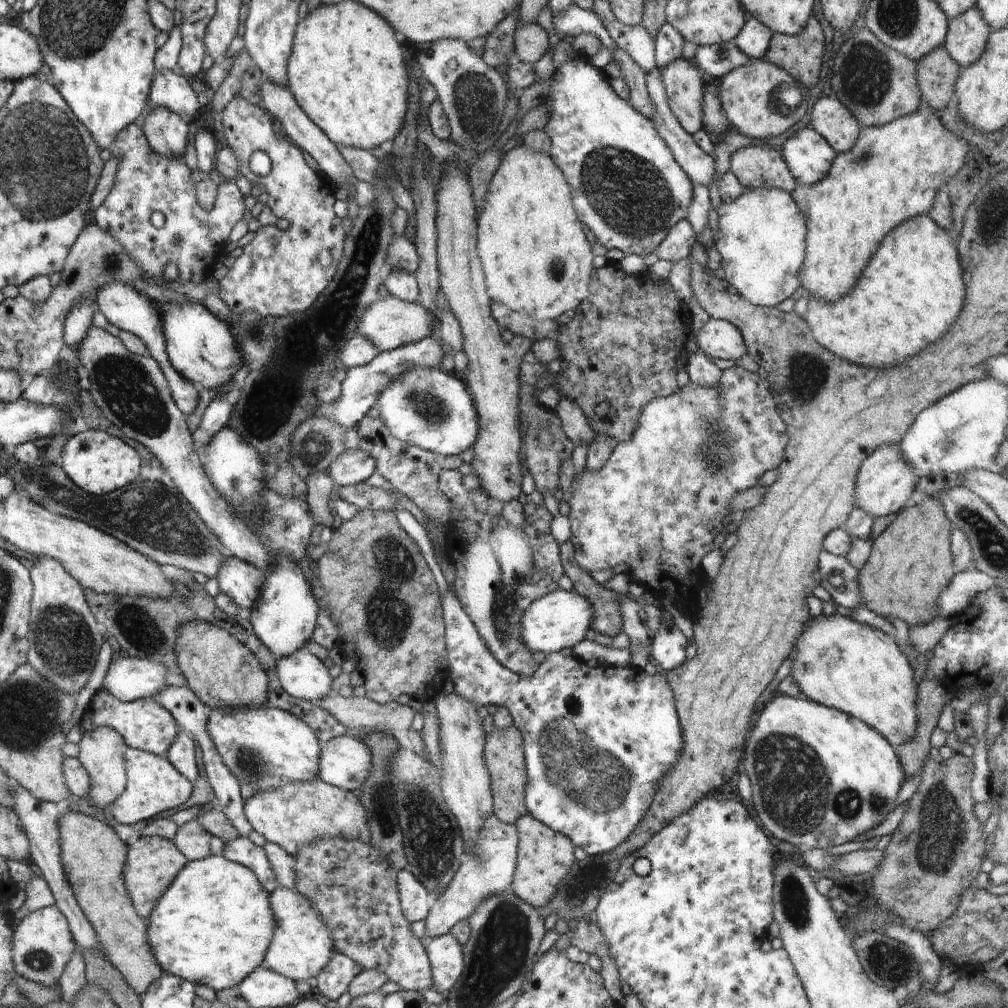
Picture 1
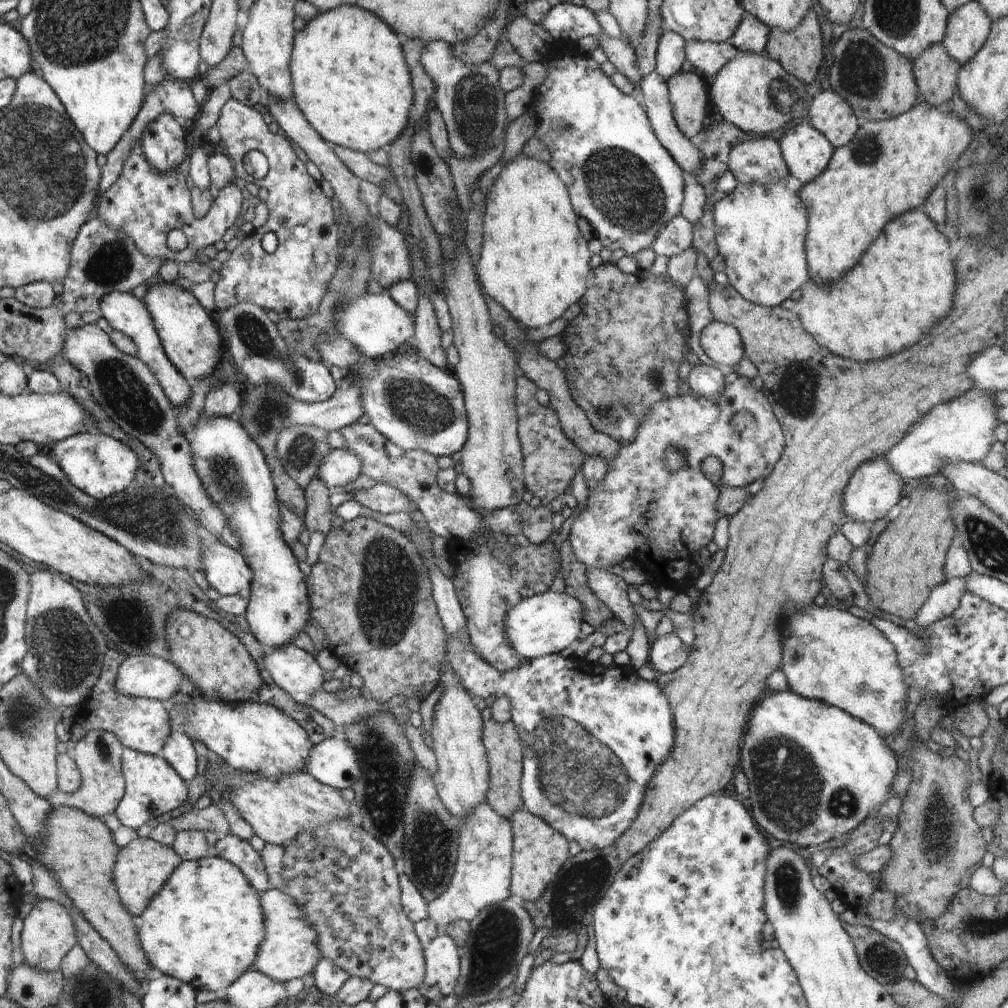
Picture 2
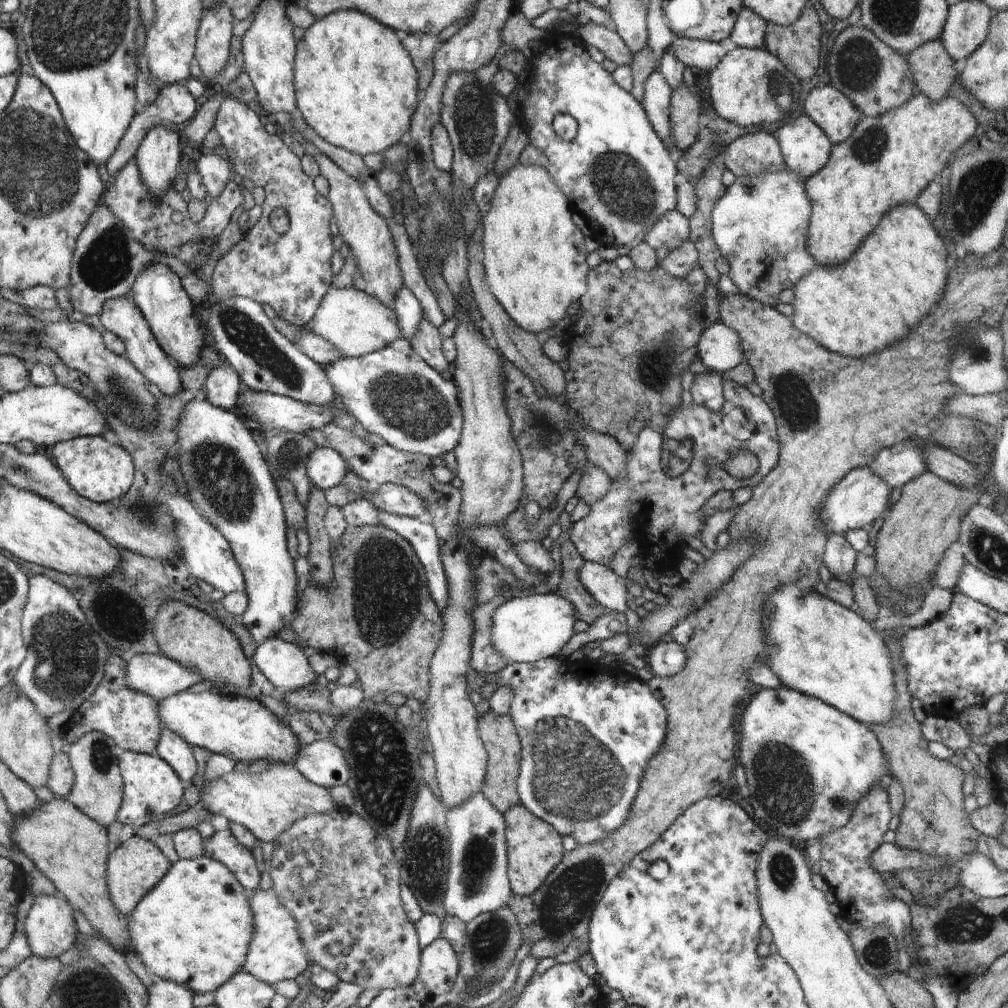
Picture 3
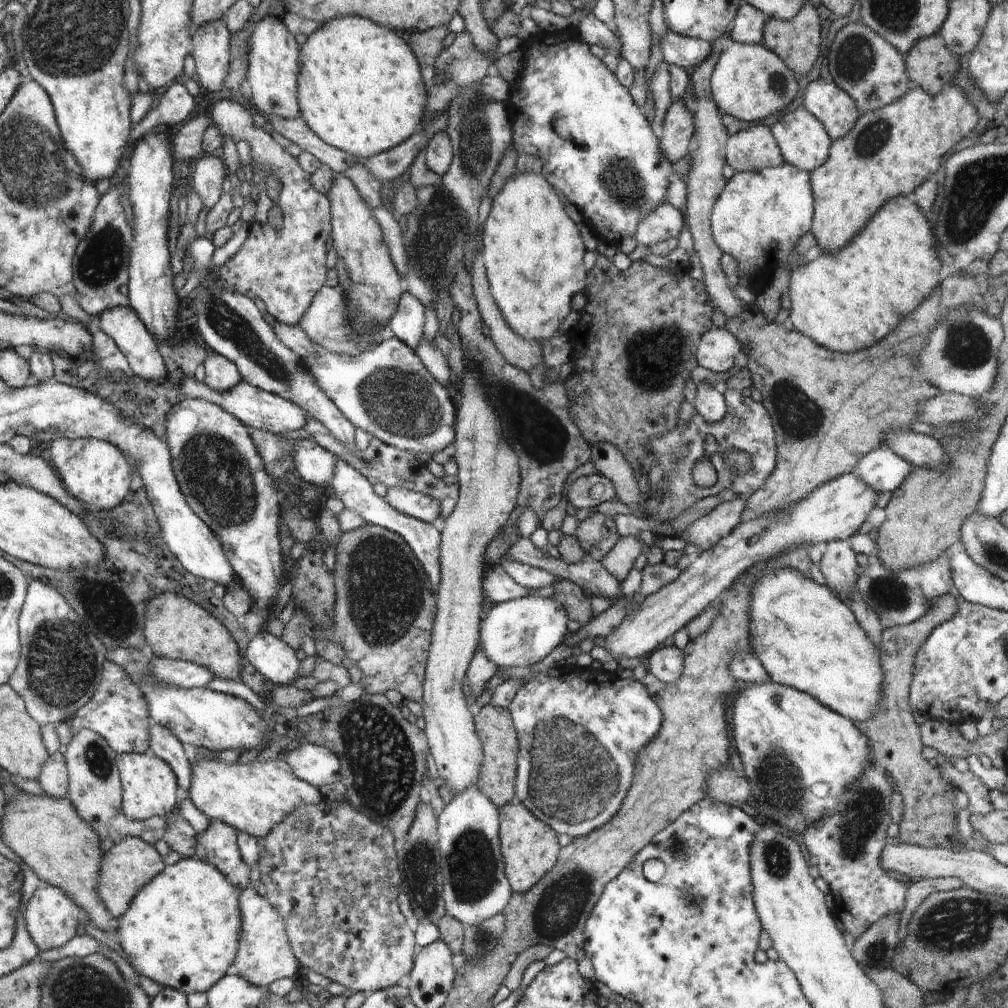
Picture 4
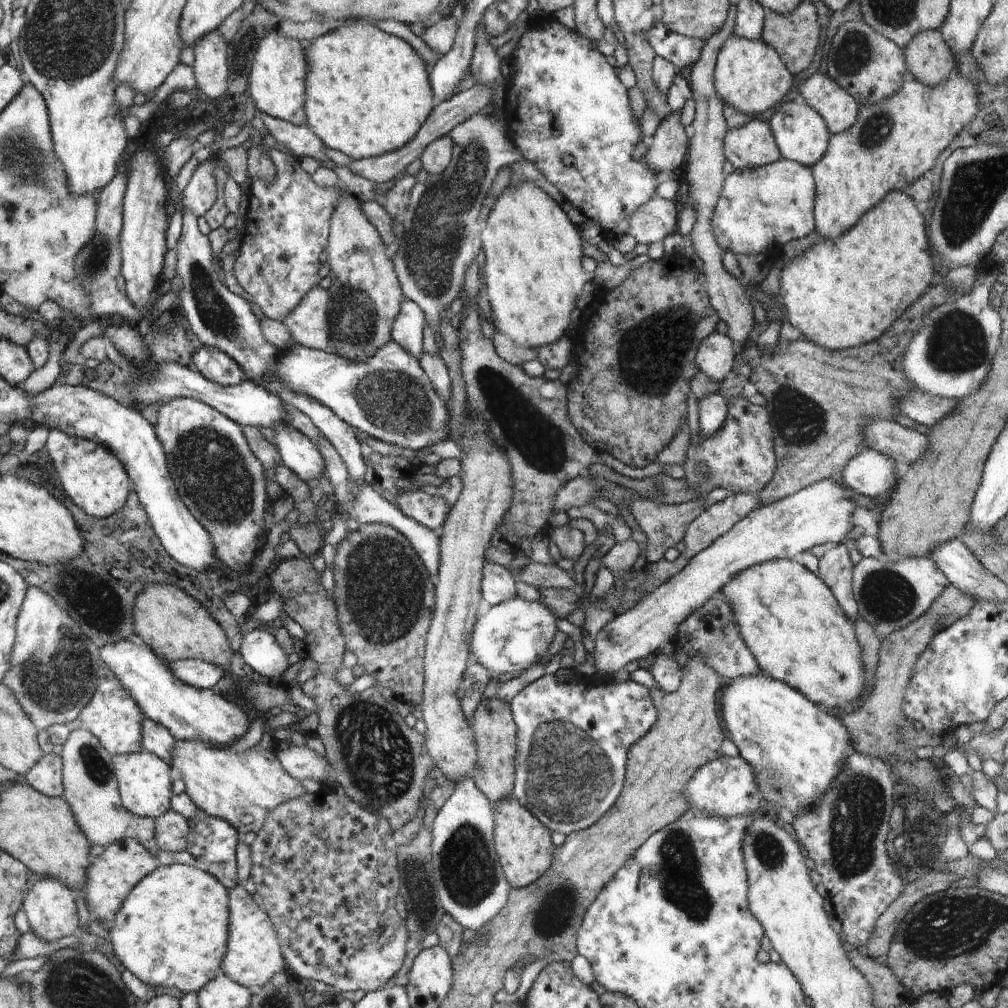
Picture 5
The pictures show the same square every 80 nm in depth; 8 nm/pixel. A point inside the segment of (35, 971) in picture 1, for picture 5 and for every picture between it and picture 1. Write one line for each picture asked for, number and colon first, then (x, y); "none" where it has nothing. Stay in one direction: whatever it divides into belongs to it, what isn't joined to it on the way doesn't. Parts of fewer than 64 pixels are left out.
2: (48, 931)
3: (49, 926)
4: (51, 916)
5: (51, 912)

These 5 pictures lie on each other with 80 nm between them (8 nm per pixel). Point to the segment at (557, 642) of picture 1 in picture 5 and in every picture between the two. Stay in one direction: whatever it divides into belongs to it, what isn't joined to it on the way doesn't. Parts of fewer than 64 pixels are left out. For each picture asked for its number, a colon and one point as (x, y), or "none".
2: (549, 622)
3: (529, 629)
4: (520, 632)
5: (513, 635)

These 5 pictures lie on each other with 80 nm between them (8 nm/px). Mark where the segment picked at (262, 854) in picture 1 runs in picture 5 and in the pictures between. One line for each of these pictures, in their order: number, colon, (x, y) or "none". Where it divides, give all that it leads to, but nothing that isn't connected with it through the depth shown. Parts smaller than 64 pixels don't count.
2: (237, 851)
3: (224, 846)
4: (218, 846)
5: (213, 843)

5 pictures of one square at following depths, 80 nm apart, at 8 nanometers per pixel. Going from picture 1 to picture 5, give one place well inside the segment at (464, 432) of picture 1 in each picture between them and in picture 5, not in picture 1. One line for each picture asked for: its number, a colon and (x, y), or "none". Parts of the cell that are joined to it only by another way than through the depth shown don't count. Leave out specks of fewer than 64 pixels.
2: (415, 404)
3: (395, 393)
4: (387, 390)
5: (389, 396)

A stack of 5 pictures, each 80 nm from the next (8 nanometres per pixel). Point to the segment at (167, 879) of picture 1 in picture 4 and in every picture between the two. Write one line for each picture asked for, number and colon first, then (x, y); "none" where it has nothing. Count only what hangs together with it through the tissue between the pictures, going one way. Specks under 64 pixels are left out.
2: (142, 869)
3: (137, 866)
4: (129, 865)

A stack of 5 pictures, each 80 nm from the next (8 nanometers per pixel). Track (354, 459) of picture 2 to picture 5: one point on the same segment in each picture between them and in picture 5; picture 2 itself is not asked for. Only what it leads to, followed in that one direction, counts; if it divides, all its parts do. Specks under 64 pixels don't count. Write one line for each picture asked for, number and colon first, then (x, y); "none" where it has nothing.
3: (326, 467)
4: (315, 465)
5: (299, 453)

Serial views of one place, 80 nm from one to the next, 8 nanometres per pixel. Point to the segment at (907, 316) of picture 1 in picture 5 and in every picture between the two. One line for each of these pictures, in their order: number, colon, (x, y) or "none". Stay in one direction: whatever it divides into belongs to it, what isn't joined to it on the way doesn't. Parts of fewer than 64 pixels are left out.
2: (905, 285)
3: (867, 305)
4: (844, 304)
5: (841, 294)

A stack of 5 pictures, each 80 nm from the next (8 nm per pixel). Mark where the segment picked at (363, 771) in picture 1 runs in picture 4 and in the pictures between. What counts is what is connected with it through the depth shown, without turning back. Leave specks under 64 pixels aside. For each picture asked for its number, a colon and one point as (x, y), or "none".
2: (334, 762)
3: (322, 762)
4: (317, 765)

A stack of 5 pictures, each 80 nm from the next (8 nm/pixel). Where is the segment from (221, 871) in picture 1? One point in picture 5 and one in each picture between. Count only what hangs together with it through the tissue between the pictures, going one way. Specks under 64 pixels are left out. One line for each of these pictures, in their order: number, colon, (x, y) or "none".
2: (205, 927)
3: (195, 928)
4: (183, 929)
5: (173, 930)

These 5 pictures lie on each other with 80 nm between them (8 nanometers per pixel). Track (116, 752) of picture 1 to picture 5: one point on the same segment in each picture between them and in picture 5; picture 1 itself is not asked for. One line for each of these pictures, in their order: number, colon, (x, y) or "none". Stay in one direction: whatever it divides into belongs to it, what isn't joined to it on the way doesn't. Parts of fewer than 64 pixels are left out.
2: (98, 755)
3: (97, 792)
4: (96, 789)
5: (91, 787)

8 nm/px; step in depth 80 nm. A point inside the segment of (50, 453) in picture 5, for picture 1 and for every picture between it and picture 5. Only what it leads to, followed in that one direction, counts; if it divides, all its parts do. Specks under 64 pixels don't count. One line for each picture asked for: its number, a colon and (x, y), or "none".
1: (98, 462)
2: (101, 466)
3: (98, 468)
4: (96, 472)

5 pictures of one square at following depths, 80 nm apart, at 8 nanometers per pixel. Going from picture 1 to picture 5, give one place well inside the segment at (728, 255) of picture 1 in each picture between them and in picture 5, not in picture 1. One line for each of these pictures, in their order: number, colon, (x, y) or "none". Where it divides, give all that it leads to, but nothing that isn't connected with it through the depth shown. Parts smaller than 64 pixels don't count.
2: (760, 230)
3: (760, 224)
4: (760, 214)
5: (761, 207)

